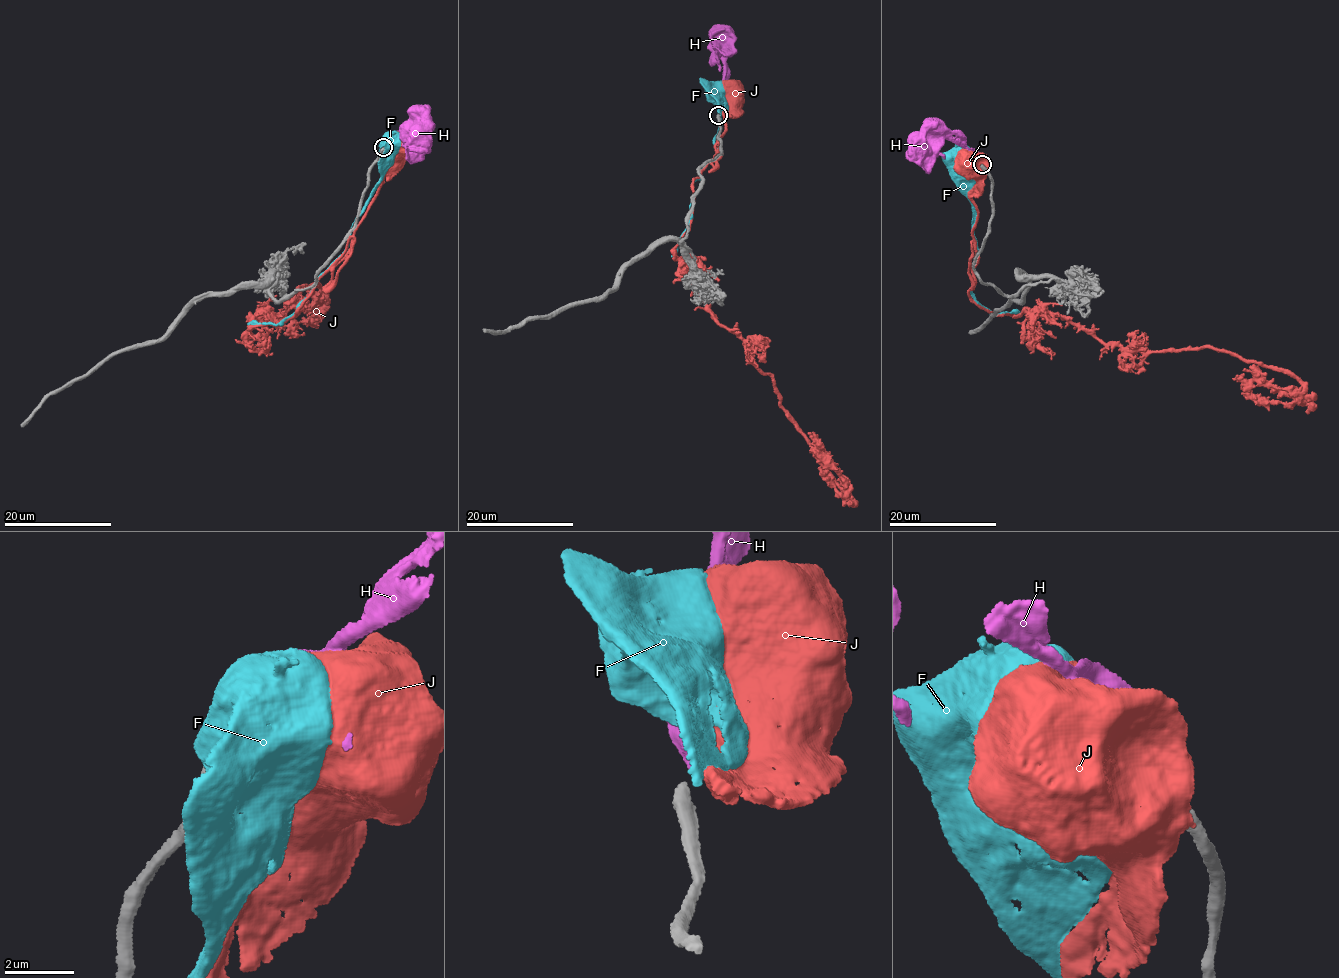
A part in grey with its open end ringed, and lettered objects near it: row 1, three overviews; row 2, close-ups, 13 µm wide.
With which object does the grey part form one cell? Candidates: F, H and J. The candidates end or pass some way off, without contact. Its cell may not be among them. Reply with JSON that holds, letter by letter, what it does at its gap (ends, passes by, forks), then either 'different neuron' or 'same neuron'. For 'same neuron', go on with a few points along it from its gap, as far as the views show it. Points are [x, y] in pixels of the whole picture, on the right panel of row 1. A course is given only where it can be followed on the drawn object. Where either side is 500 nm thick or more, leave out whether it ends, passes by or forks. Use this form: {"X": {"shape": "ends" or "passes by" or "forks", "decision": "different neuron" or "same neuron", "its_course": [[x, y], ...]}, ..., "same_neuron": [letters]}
{"F": {"decision": "different neuron"}, "H": {"shape": "ends", "decision": "same neuron", "its_course": [[982, 158], [942, 134], [917, 136], [912, 143], [919, 147]]}, "J": {"decision": "different neuron"}, "same_neuron": ["H"]}

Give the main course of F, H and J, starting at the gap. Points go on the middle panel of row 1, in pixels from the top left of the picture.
F: (719, 105), (712, 93)
H: (719, 111), (718, 100), (725, 71), (720, 56), (719, 31), (722, 27), (723, 37)
J: (721, 111), (728, 86), (731, 90)

